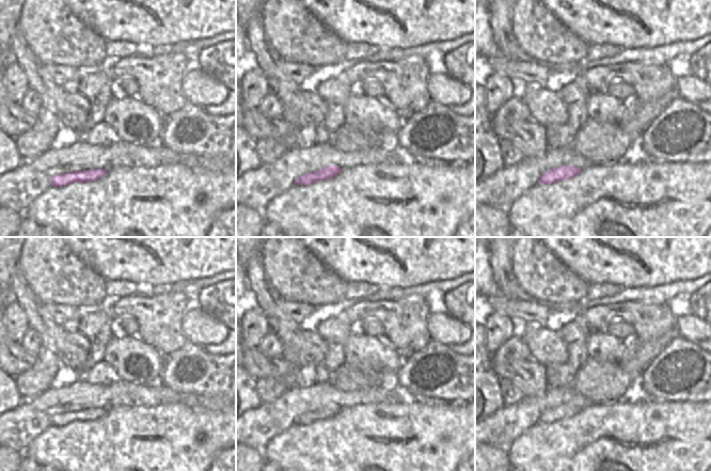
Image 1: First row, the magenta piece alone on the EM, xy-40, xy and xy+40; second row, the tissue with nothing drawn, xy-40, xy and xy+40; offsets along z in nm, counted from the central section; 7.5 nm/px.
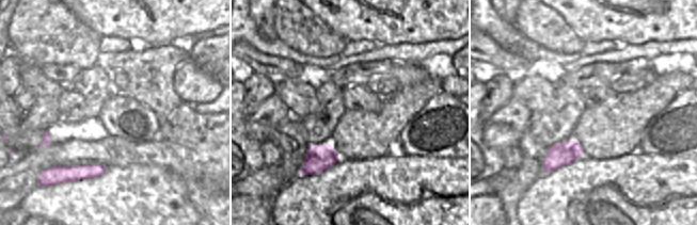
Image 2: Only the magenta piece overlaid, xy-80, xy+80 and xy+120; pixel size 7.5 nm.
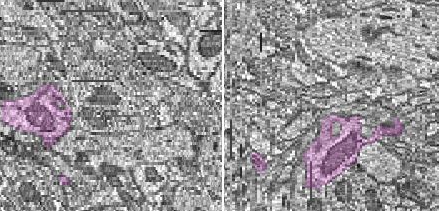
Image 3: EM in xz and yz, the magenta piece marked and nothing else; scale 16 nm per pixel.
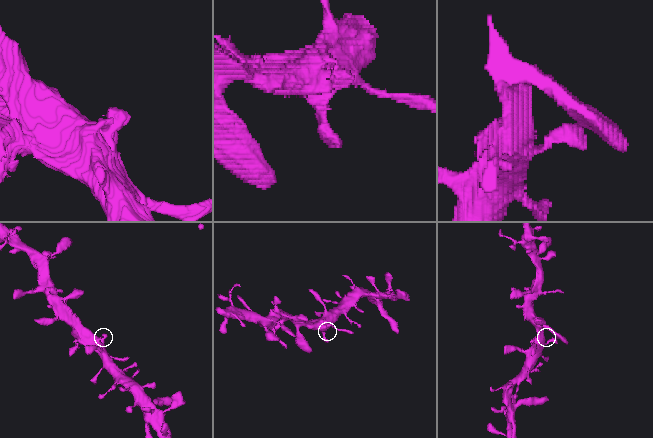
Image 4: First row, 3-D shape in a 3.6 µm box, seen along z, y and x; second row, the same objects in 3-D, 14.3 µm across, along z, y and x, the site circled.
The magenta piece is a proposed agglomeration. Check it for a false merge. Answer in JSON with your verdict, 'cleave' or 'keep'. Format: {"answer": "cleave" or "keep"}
{"answer": "keep"}

